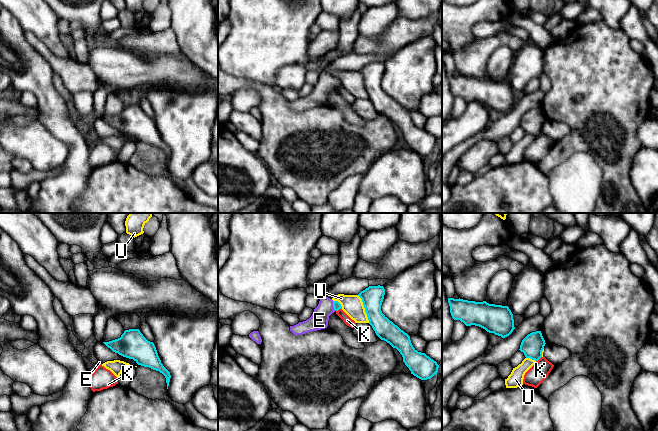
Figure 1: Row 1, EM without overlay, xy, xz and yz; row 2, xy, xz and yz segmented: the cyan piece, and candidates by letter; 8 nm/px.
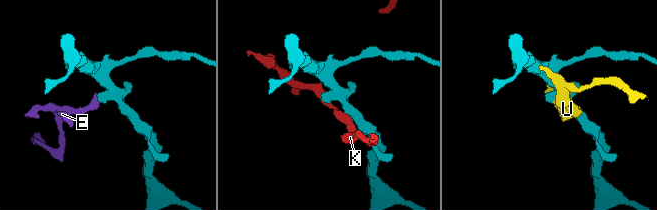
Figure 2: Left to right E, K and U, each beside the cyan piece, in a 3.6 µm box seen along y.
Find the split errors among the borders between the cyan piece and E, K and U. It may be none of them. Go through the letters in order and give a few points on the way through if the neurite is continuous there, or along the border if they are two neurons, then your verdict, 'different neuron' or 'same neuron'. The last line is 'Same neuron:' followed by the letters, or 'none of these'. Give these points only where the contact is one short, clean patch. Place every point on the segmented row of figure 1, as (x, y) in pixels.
E: runs through xz (336, 305), (333, 306), (319, 320); same neuron
K: different neuron
U: border along xz (357, 295), (361, 299), (369, 322); different neuron
Same neuron: E

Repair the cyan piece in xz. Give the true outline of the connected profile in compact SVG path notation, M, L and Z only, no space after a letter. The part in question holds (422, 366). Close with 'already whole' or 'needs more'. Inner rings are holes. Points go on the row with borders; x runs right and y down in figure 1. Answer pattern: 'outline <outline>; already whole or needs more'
outline M369 286L358 296L362 299L369 324L376 335L396 348L411 374L421 380L432 378L439 365L425 353L418 352L412 345L410 336L390 321L381 311L385 289L383 286Z; already whole

